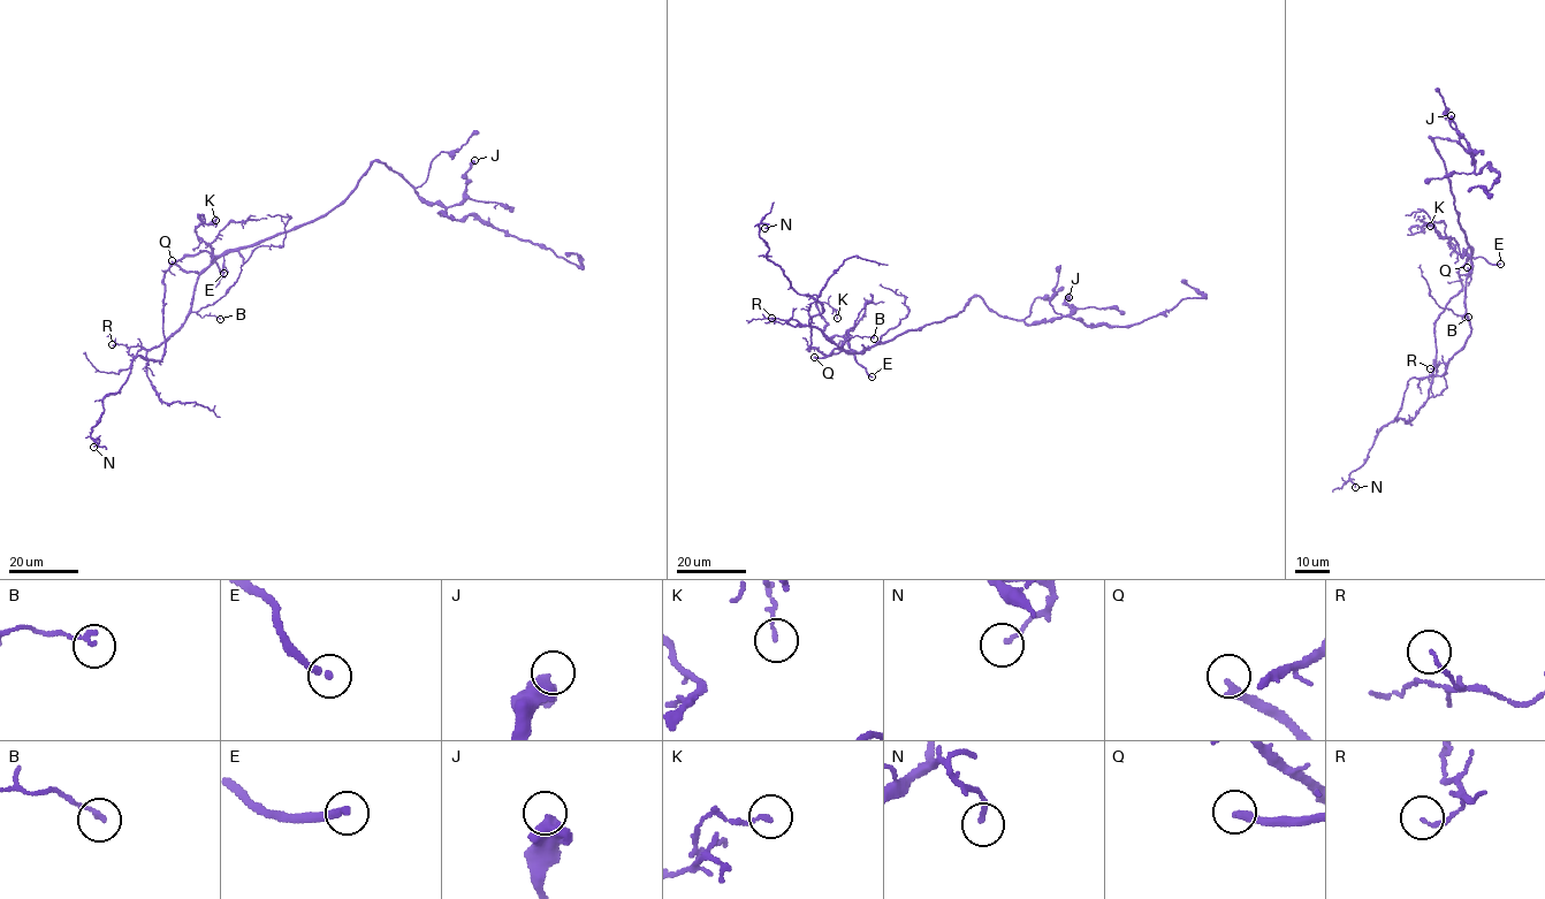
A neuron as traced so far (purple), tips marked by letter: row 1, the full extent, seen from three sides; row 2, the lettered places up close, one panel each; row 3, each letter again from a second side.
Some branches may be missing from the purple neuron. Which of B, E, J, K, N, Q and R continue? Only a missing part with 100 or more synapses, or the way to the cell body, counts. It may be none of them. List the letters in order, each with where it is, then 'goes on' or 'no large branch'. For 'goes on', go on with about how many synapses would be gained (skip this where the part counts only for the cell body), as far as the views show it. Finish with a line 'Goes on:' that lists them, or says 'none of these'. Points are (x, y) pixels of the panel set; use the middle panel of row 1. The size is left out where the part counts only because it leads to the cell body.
B: (874, 338) | no large branch
E: (872, 376) | goes on
J: (1068, 297) | no large branch
K: (837, 318) | no large branch
N: (765, 228) | no large branch
Q: (814, 357) | no large branch
R: (771, 318) | no large branch
Goes on: E

